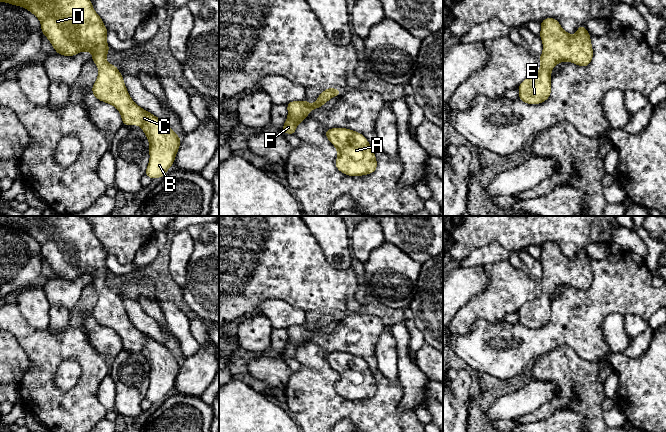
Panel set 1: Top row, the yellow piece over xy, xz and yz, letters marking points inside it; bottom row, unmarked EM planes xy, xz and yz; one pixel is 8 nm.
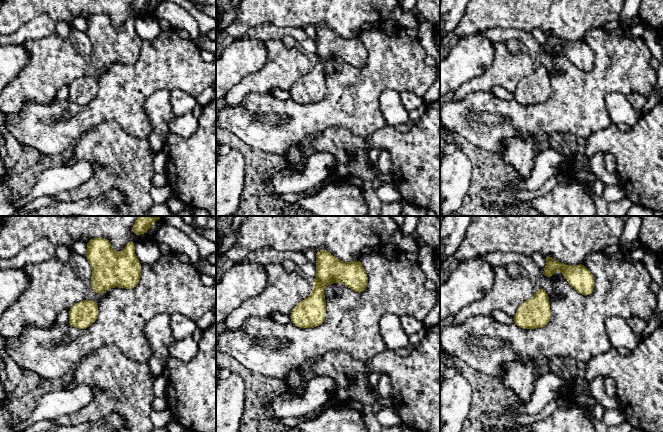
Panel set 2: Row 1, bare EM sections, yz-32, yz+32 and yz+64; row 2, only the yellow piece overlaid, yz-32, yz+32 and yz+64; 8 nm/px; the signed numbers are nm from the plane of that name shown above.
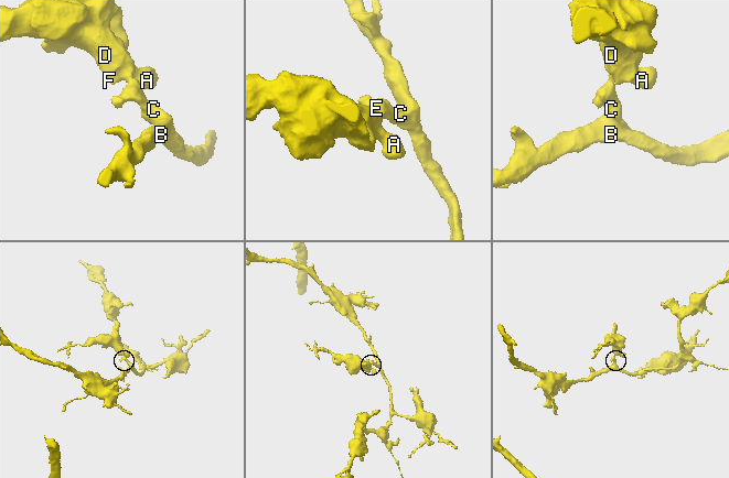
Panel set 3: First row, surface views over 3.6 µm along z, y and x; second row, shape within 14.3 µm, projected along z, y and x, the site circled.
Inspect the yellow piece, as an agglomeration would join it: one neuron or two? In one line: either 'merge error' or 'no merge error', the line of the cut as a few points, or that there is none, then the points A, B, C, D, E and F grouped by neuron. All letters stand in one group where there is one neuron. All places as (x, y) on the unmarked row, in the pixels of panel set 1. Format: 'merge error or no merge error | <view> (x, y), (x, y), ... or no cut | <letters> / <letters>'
no merge error | no cut | A B C D E F

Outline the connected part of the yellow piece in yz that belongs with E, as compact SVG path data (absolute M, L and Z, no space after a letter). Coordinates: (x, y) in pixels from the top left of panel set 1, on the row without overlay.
M546 242L540 248L543 266L543 277L539 281L541 293L518 311L519 324L527 328L539 328L549 322L551 295L557 287L569 285L585 291L593 281L590 258L584 250L580 249L577 257L571 259L561 252L555 242Z

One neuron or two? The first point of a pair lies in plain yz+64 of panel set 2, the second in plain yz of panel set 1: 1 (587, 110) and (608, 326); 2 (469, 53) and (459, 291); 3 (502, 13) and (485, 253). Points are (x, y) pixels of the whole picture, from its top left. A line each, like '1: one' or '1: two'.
1: two
2: one
3: two

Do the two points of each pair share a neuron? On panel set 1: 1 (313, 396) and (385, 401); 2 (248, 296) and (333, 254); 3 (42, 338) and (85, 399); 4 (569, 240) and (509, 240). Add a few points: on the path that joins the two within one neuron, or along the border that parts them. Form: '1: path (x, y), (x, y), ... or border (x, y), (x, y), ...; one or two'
1: path (331, 408), (367, 408); one
2: border (314, 238), (333, 265), (348, 267); two
3: path (44, 359), (44, 379), (64, 399); one
4: path (554, 234), (524, 234); one

